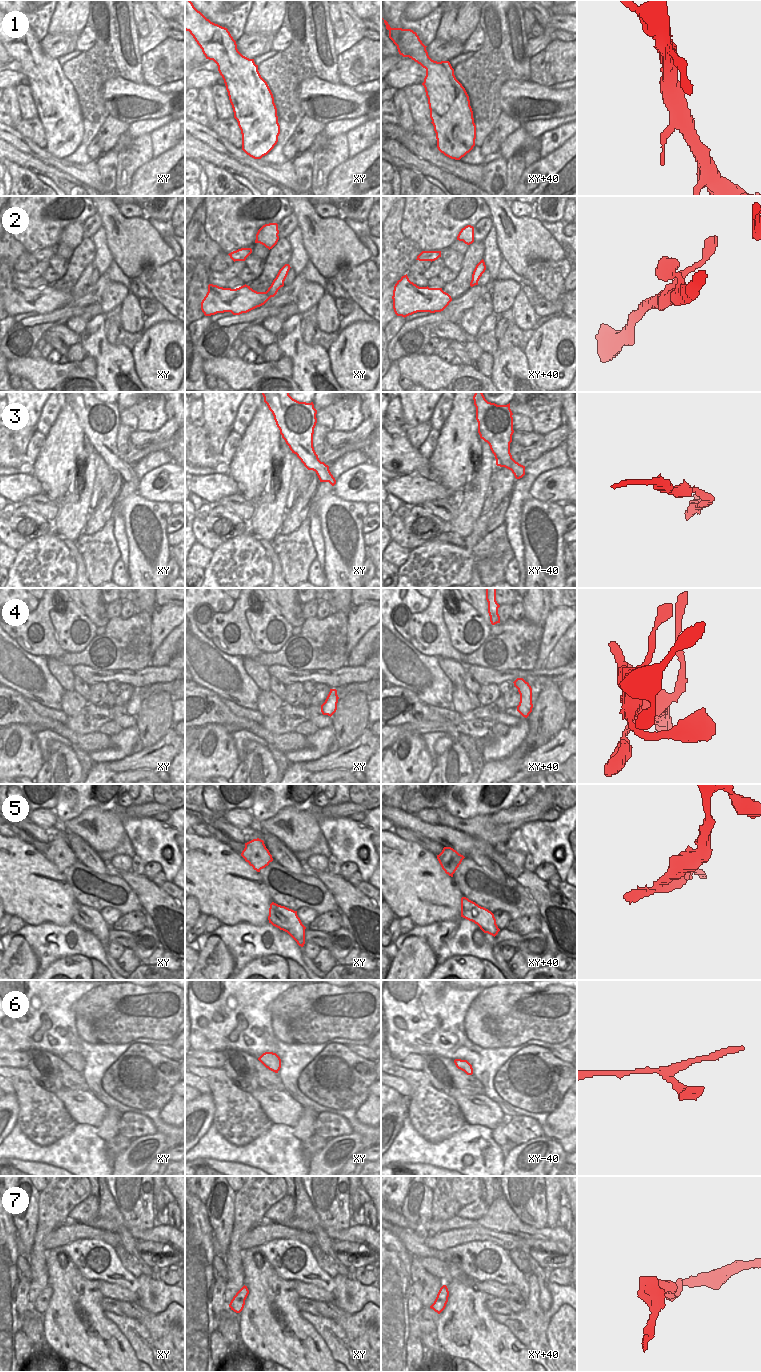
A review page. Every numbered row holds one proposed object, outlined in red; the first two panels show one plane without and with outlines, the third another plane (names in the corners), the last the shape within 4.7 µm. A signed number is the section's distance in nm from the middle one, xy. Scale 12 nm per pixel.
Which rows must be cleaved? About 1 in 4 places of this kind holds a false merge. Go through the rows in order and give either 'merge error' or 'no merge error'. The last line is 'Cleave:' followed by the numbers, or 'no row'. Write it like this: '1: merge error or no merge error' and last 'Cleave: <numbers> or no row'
1: no merge error
2: no merge error
3: no merge error
4: merge error
5: merge error
6: no merge error
7: no merge error
Cleave: 4, 5

